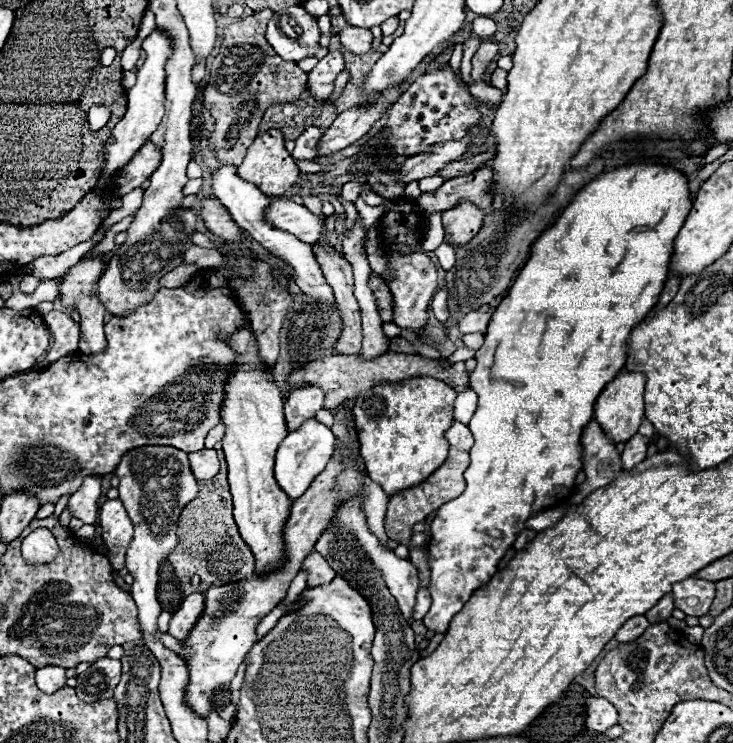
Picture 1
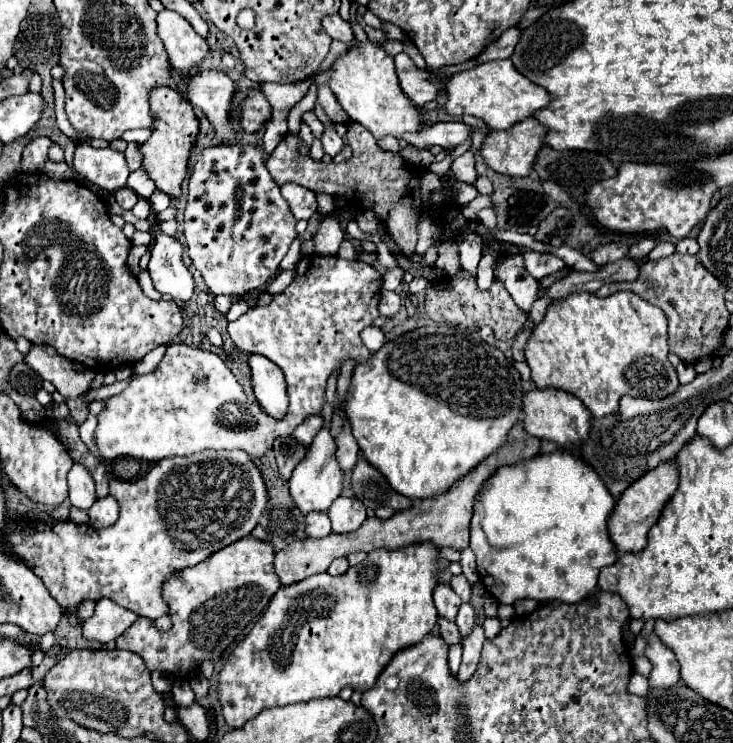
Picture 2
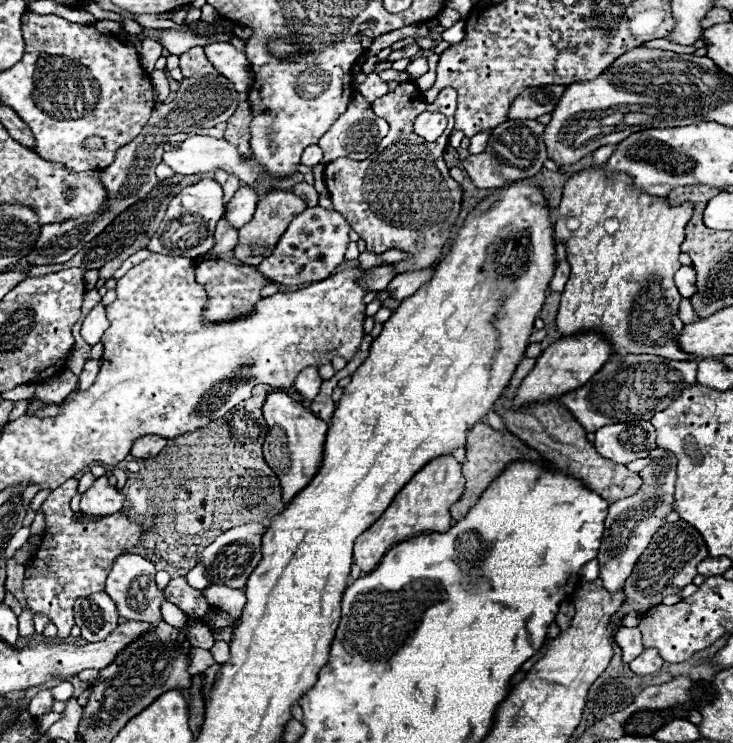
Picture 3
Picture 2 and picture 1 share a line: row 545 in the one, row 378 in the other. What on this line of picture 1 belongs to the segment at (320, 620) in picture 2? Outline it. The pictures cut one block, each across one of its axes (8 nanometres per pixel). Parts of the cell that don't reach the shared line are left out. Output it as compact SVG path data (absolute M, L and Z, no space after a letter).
M428 376L410 378L402 384L380 384L356 398L354 420L358 426L360 454L364 458L370 480L378 482L388 496L408 490L410 486L418 486L418 482L424 482L448 458L448 442L444 432L454 424L454 416L452 416L454 400L456 400L456 392L448 384Z

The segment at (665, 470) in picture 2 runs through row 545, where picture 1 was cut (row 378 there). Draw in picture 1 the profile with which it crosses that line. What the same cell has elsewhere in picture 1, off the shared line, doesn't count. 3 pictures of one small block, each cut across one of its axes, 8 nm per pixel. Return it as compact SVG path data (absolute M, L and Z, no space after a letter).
M620 372L598 396L596 400L596 410L594 410L594 420L600 422L604 432L614 440L614 442L626 442L638 432L640 422L644 420L644 384L646 376L638 372Z

